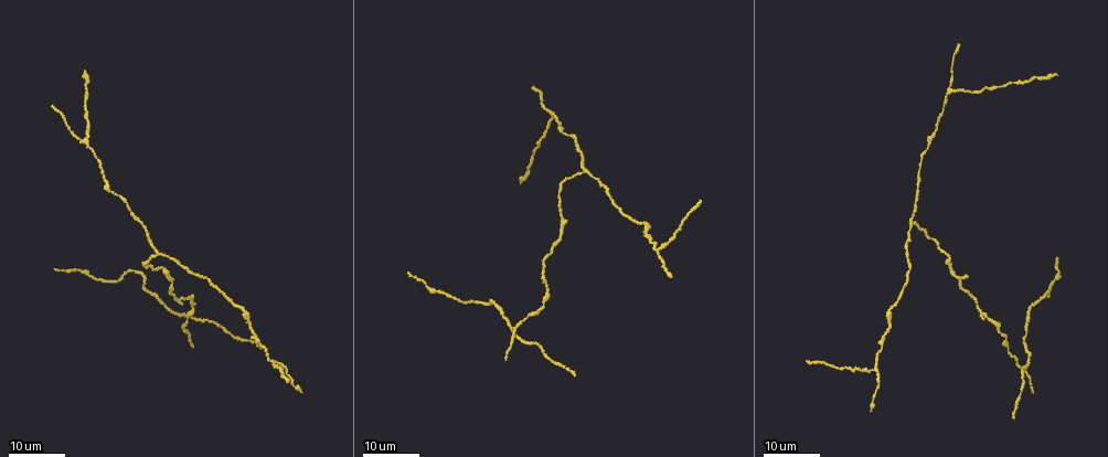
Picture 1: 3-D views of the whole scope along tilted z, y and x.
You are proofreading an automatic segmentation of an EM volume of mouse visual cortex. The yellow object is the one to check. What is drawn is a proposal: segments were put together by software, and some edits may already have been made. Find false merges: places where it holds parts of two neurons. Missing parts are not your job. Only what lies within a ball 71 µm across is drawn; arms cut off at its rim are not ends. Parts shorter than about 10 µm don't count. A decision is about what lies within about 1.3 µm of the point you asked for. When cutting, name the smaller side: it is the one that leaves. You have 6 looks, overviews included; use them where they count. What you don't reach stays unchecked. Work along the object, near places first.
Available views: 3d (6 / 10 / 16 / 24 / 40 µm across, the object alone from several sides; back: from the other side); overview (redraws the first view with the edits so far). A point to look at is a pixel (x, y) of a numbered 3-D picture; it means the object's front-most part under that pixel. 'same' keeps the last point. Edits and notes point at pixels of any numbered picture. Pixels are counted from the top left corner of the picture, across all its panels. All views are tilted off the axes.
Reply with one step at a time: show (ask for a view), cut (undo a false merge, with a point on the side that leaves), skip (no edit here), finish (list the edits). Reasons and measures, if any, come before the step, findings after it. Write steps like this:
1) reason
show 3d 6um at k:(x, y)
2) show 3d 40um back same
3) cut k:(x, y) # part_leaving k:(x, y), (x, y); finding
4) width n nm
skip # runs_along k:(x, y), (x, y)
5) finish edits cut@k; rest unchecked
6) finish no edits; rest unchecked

three arms meet
show 3d 16um at 1:(871, 370)

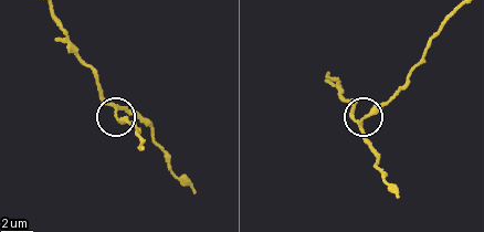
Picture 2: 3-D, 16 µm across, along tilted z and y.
show 3d 10um at 2:(367, 116)

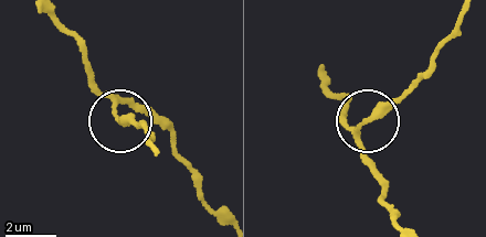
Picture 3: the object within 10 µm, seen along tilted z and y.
width 160 nm
skip # runs_along 3:(325, 86), (345, 101), (340, 114), (352, 128), (415, 81); one neuron here

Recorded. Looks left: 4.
thin neck
show 3d 16um at 1:(173, 284)

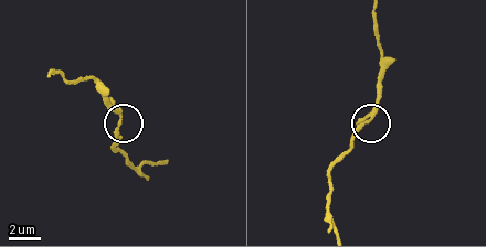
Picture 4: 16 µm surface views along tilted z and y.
show 3d 10um at 4:(366, 122)

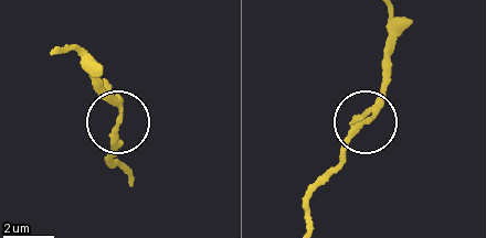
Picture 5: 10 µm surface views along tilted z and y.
width 170 nm
skip # runs_along 5:(389, 19), (374, 108), (327, 175); continuous, no second neuron

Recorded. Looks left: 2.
show 3d 24um at 1:(563, 216)

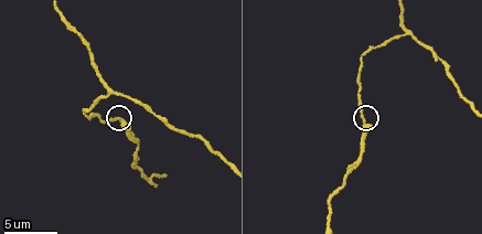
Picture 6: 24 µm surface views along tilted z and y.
show 3d 6um at 6:(363, 117)

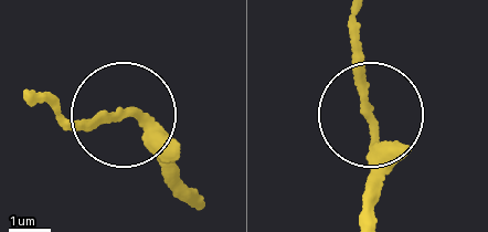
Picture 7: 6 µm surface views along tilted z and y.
side_arm 61 um
skip # one neuron here

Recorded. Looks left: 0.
finish no edits; rest unchecked

